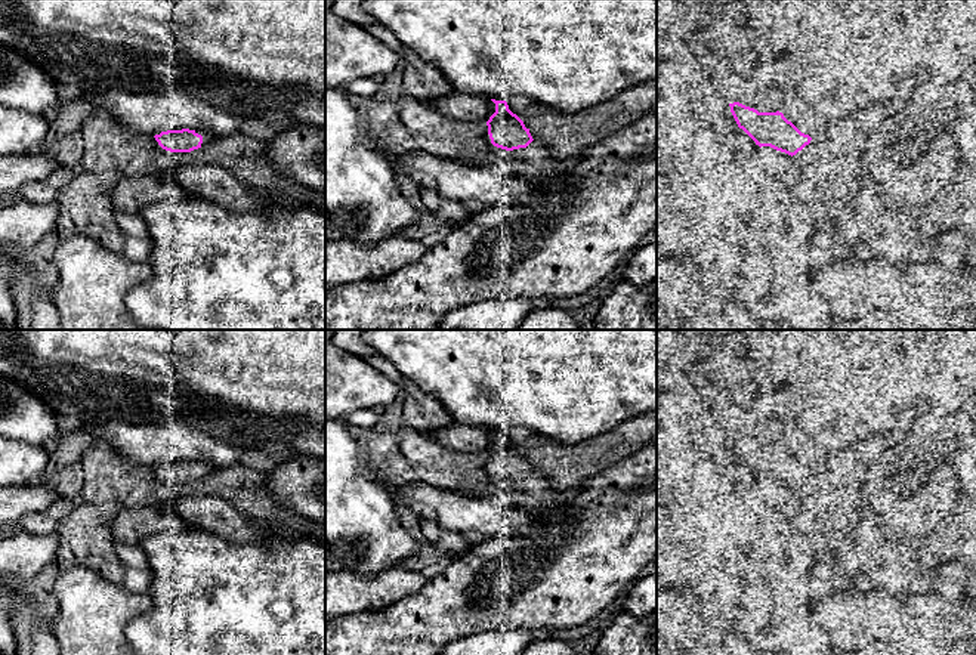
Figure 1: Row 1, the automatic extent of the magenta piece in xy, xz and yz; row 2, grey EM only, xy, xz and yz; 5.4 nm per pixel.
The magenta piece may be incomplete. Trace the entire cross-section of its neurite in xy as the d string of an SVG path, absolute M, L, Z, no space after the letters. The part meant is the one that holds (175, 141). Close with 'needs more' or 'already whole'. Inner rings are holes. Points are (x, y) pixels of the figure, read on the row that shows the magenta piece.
M167 130L154 136L158 145L170 152L191 152L214 140L206 130Z; needs more

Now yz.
M739 102L729 103L731 112L738 124L756 145L770 146L788 155L796 155L812 138L802 133L782 112L759 112Z; already whole

